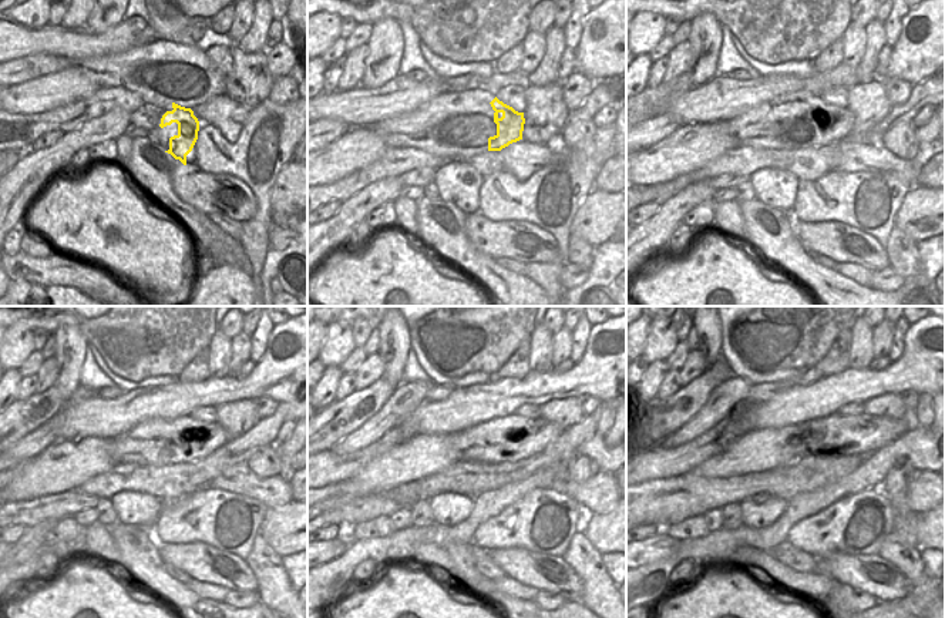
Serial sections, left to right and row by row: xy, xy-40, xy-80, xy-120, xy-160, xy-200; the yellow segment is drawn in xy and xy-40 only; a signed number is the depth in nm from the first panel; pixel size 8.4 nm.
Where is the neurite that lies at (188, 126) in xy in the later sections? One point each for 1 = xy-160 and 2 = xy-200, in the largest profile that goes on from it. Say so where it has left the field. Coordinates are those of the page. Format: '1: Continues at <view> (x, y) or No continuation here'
1: Continues at xy-160 (523, 437)
2: Continues at xy-200 (834, 436).

